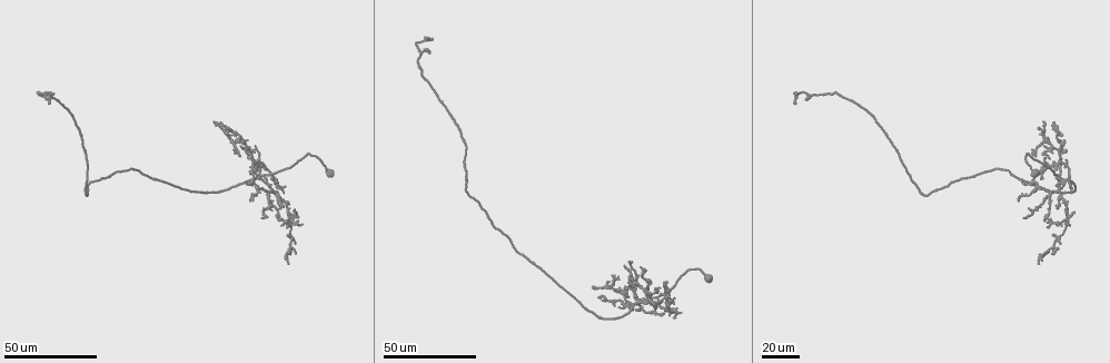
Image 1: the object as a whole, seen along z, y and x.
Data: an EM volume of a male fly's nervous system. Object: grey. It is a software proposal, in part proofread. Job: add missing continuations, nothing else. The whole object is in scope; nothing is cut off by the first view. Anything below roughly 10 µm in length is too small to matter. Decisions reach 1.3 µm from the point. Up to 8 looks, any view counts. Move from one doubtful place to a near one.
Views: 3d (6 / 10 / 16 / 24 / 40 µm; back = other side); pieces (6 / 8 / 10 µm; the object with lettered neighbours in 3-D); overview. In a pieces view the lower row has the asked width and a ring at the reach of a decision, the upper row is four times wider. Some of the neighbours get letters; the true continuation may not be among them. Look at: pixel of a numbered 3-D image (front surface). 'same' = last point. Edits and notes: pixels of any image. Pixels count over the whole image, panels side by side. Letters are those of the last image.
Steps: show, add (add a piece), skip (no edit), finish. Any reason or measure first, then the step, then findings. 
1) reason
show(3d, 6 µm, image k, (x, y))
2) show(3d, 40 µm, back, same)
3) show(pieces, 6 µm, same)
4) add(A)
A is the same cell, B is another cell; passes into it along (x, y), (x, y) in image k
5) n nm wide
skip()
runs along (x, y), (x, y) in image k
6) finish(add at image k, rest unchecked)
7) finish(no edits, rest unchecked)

show(3d, 24 µm, image 1, (1054, 168))

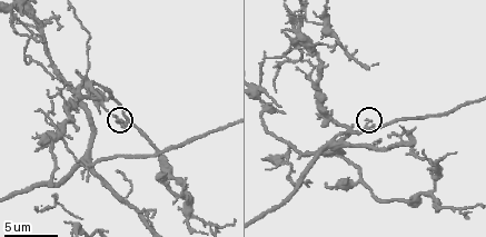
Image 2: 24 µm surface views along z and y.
show(pieces, 8 µm, image 2, (123, 127))

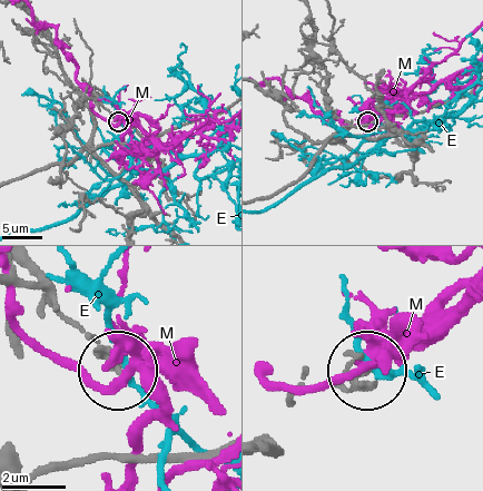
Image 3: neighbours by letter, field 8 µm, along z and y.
skip()
E and M are other cells; runs along (28, 268), (114, 370) in image 3; no lettered piece goes on from it

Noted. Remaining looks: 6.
an open end
show(3d, 40 µm, image 1, (1046, 227))

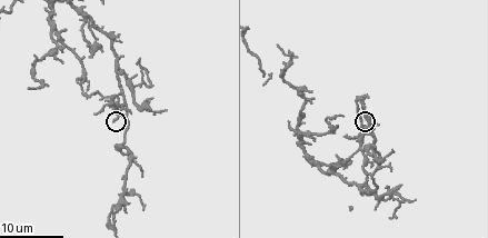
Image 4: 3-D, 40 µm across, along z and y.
show(pieces, 6 µm, image 4, (115, 120))

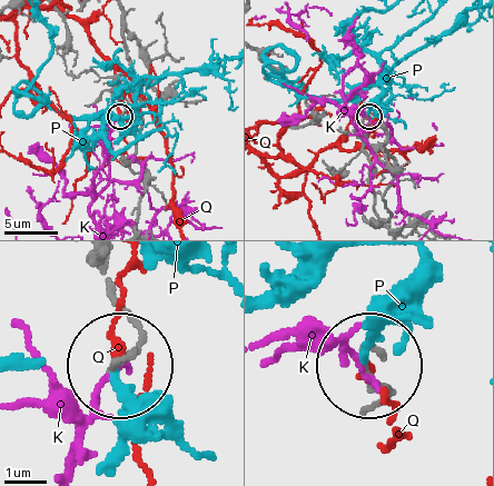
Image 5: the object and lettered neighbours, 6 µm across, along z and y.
skip()
K, P and Q are other cells; no lettered piece goes on from it

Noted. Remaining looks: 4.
end of a long branch
show(3d, 24 µm, image 4, (369, 98))

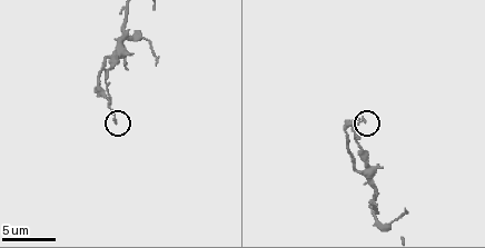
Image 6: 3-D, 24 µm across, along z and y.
what lies round it
show(pieces, 6 µm, image 6, (115, 121))

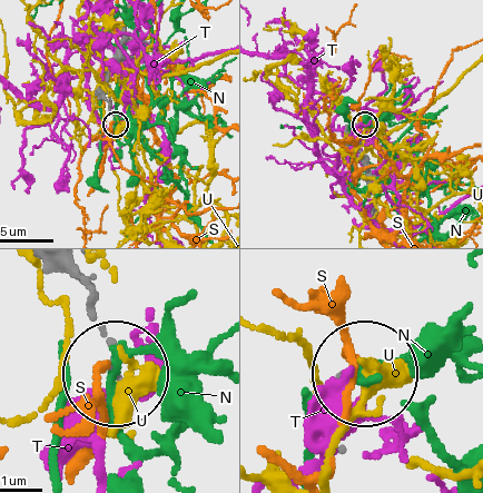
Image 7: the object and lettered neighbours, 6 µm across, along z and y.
skip()
N, S, T and U are other cells; no lettered piece goes on from it

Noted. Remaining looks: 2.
free end
show(3d, 16 µm, image 4, (337, 160))

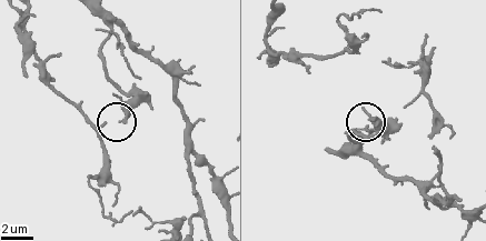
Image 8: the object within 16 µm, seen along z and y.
show(pieces, 10 µm, image 8, (370, 122))

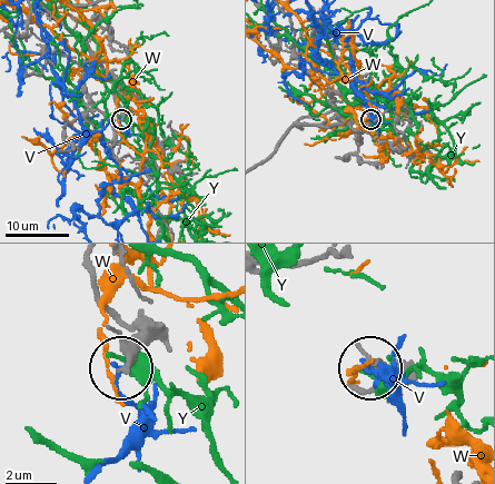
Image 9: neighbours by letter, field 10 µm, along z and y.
skip()
V, W and Y are other cells; no lettered piece goes on from it

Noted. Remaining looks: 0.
finish(no edits, rest unchecked)

